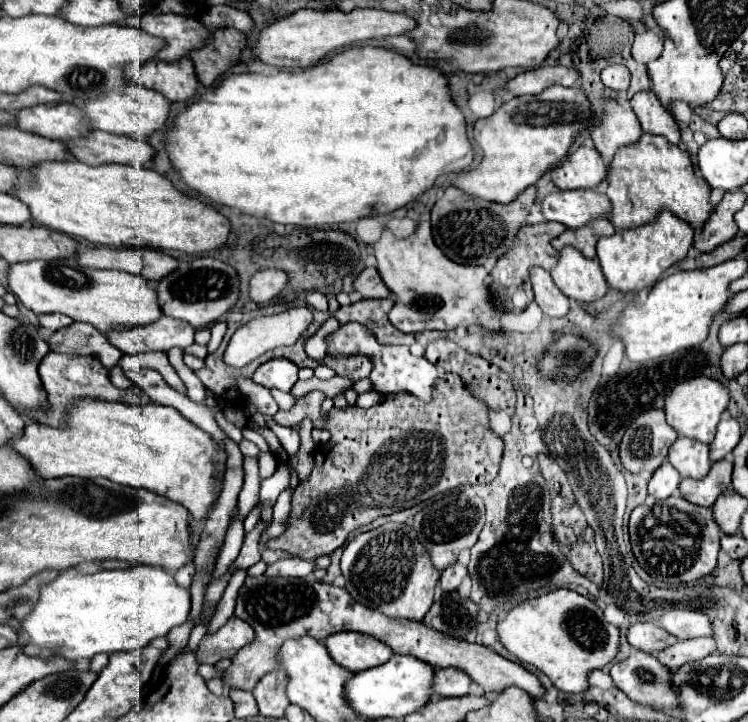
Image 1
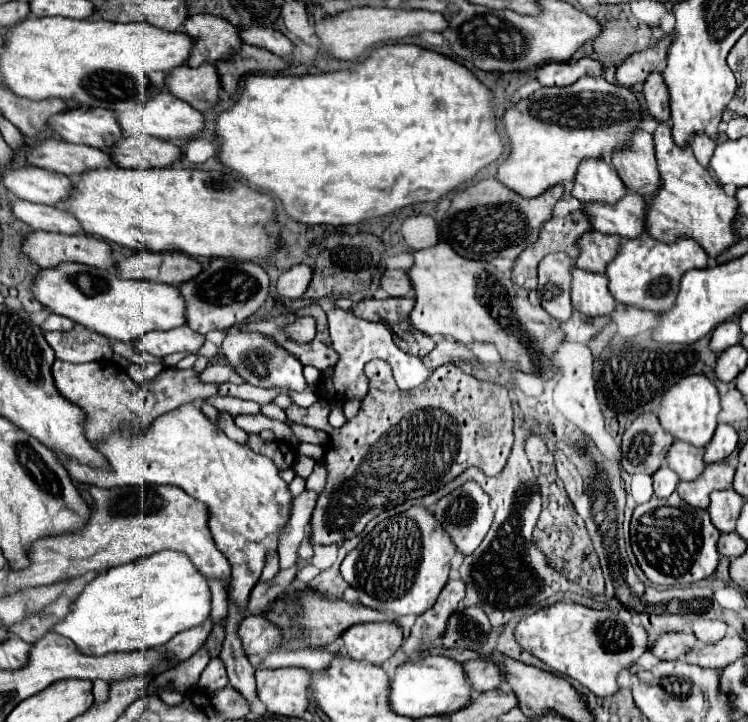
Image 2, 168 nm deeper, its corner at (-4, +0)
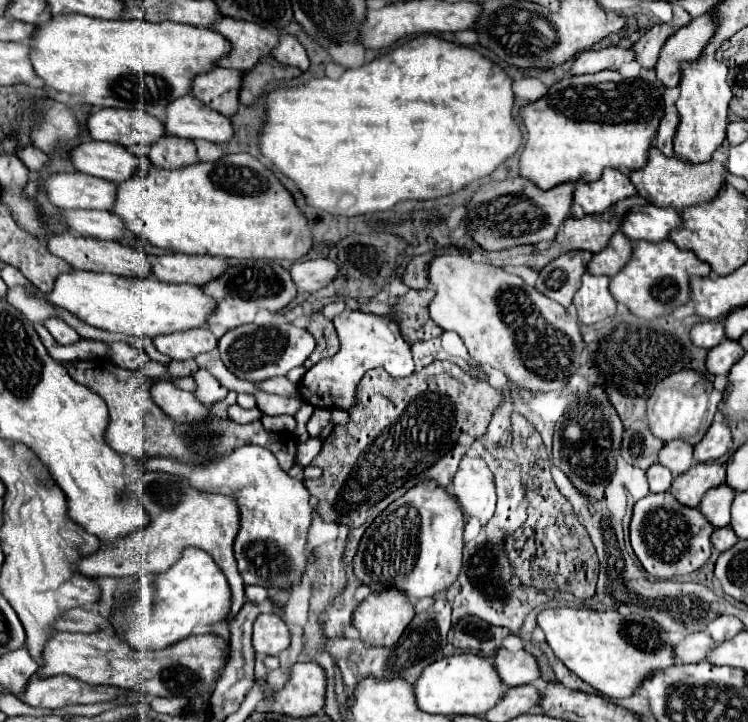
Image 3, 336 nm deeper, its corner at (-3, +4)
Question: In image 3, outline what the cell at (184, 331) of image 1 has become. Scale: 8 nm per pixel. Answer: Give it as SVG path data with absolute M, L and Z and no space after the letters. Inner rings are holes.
M207 328L175 332L153 338L155 348L171 360L191 360L203 352L217 348L217 338Z

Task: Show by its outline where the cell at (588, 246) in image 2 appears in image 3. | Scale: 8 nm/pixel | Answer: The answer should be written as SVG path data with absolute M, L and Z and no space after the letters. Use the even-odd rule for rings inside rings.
M617 232L611 242L607 244L607 248L599 254L593 256L593 260L589 262L589 274L593 276L615 276L631 258L633 254L633 246L627 240L627 236L623 232Z

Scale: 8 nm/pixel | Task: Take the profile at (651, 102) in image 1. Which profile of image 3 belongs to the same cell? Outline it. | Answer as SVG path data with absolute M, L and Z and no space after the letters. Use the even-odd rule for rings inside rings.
M707 12L699 18L693 18L687 26L679 28L663 46L659 62L655 66L657 78L673 88L681 80L681 60L697 60L705 50L705 44L713 38L713 28L717 28L717 20Z

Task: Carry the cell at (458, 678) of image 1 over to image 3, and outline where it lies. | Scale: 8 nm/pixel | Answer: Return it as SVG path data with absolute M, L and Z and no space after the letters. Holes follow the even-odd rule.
M501 648L495 656L493 662L497 666L499 676L503 678L503 682L513 688L513 686L523 686L523 684L531 684L535 680L541 678L541 670L539 664L535 660L533 654L529 654L527 650L517 650L517 652L509 652L505 648Z

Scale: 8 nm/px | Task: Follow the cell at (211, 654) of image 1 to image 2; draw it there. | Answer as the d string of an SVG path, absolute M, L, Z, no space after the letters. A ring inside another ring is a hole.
M252 614L242 618L242 624L238 624L238 636L242 640L246 656L250 654L266 656L282 640L282 632L274 624L270 624L264 616L252 616Z

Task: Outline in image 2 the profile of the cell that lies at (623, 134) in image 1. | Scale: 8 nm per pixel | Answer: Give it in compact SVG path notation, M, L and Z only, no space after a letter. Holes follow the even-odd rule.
M634 132L630 144L614 150L612 166L626 184L626 188L650 196L660 186L660 174L656 170L654 142L648 132Z

